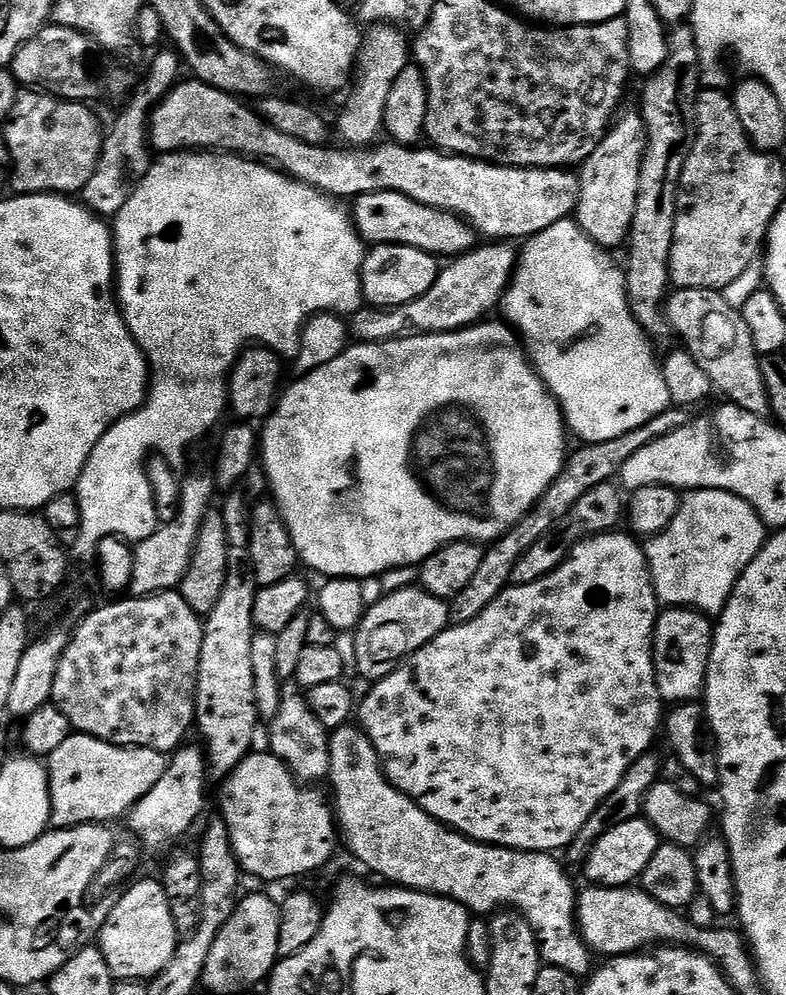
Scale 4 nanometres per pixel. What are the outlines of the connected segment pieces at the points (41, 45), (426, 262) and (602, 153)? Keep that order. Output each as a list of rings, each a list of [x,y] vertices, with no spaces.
[[[49,23],[38,35],[30,38],[14,54],[10,71],[17,84],[32,90],[43,90],[60,98],[77,102],[93,102],[100,96],[100,84],[88,69],[88,51],[94,48],[93,41],[78,30]]]
[[[377,244],[365,255],[360,268],[364,304],[373,308],[406,306],[406,302],[422,298],[422,294],[434,286],[441,267],[441,261],[426,250],[405,244]]]
[[[639,111],[625,116],[617,115],[604,134],[604,140],[586,158],[579,169],[580,200],[576,204],[574,219],[586,235],[600,248],[616,250],[632,233],[634,206],[638,206],[638,178],[644,155],[648,149],[648,131]]]

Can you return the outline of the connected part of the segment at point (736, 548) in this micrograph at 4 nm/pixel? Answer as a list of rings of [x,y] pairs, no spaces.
[[[726,490],[689,491],[681,499],[674,522],[643,545],[657,601],[670,608],[694,608],[709,618],[719,617],[738,578],[754,562],[769,535],[750,502]]]

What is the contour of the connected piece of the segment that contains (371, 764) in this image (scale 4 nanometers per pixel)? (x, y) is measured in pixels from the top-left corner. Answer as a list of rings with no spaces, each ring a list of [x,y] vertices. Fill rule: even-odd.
[[[359,726],[335,729],[328,745],[328,775],[332,792],[336,795],[334,815],[342,833],[343,847],[345,844],[352,851],[352,856],[358,863],[365,864],[372,872],[377,872],[384,879],[381,881],[389,885],[411,888],[413,892],[433,892],[436,896],[449,896],[472,914],[515,910],[526,917],[532,929],[536,931],[536,941],[540,943],[540,958],[547,967],[561,968],[577,978],[587,977],[593,971],[593,953],[576,927],[578,888],[572,885],[571,878],[564,873],[563,866],[556,861],[557,857],[553,853],[523,852],[497,844],[479,844],[456,829],[449,828],[441,820],[435,820],[430,814],[426,814],[426,810],[422,810],[422,806],[418,806],[415,800],[411,800],[389,784],[380,756],[374,750],[368,735]]]

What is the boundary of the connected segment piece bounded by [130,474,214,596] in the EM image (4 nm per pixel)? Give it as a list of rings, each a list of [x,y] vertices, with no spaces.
[[[211,475],[188,476],[180,488],[180,513],[169,524],[161,523],[150,538],[139,541],[132,554],[132,596],[153,596],[155,592],[179,589],[196,549],[200,527],[206,514],[213,507],[214,481]]]

